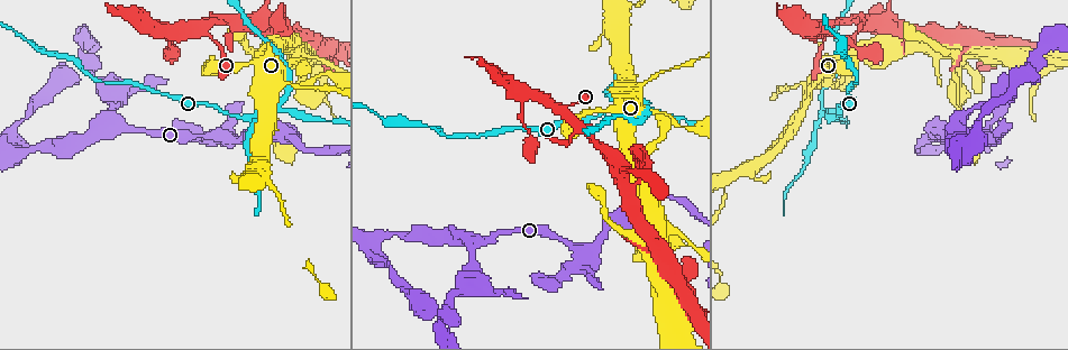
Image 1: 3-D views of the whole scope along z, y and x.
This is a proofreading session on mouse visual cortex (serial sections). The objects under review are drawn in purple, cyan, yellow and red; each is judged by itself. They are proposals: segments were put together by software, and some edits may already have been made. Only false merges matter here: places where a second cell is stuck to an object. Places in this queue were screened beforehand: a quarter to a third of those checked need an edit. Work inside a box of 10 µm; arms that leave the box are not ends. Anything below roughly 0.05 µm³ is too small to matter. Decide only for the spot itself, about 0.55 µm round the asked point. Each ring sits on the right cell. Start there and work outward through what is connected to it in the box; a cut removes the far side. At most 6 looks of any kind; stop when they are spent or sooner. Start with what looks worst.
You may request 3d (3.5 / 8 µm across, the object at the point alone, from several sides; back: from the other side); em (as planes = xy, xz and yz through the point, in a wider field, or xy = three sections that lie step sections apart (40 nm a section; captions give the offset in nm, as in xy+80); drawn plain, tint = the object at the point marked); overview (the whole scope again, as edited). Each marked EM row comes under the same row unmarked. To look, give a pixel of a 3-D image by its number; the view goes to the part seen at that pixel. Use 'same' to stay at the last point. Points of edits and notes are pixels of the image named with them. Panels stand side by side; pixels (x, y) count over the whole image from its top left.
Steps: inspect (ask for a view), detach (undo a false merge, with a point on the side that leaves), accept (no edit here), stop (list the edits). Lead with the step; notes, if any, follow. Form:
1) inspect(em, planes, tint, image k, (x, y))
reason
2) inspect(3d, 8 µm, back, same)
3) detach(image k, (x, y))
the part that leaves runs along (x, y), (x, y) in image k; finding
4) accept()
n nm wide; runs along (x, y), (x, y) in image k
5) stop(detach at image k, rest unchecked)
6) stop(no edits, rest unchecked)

inspect(3d, 3.5 µm, back, image 1, (954, 53))
three-way junction

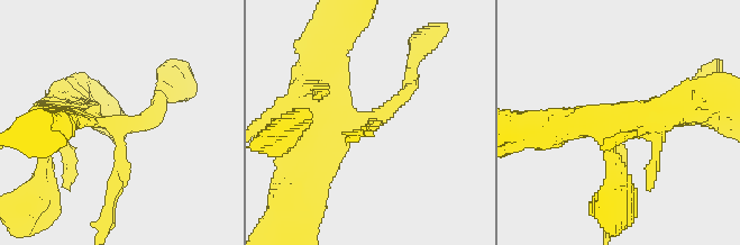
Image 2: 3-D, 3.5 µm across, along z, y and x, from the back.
inspect(em, xy, step 1, tint, image 2, (120, 129))
3 arms; arms of 150, 200, 350 nm; need the tissue

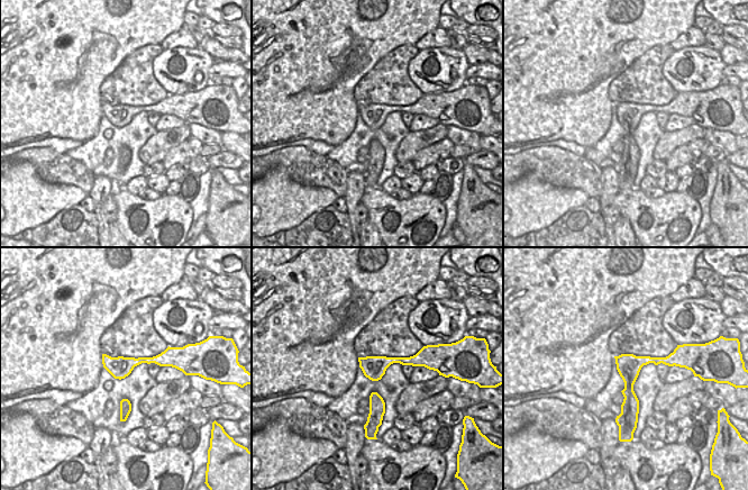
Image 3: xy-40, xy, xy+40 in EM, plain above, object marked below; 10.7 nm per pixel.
accept()
runs along (53, 117), (119, 128), (109, 200) in image 2; continuous, no second cell

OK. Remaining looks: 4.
inspect(3d, 3.5 µm, image 1, (256, 118))
three-way junction

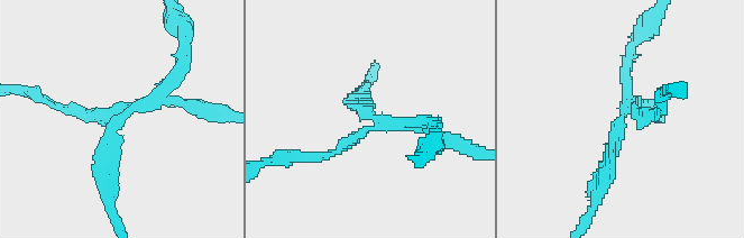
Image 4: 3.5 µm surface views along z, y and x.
detach(image 4, (111, 143))
3 arms; arms of 150, 200, 200 nm; the part that leaves runs along (147, 101), (184, 60), (177, 21) in image 4; a second cell is stuck on

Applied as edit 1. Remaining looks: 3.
inspect(overview)

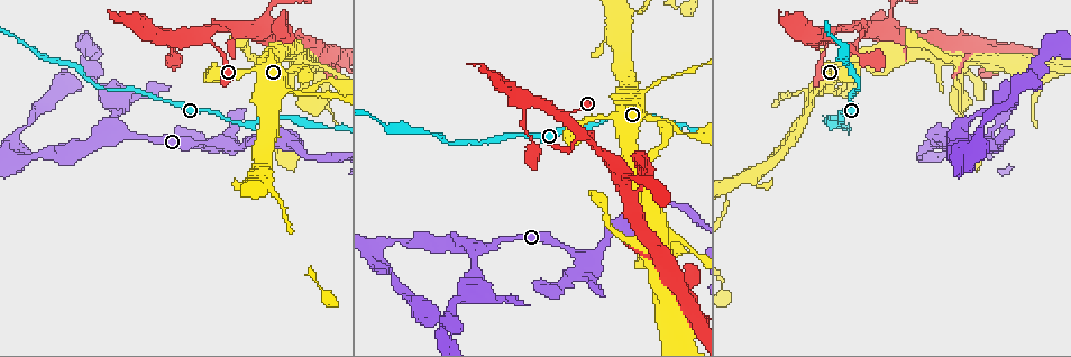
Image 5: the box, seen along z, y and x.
inspect(3d, 3.5 µm, image 5, (569, 112))
narrows sharply

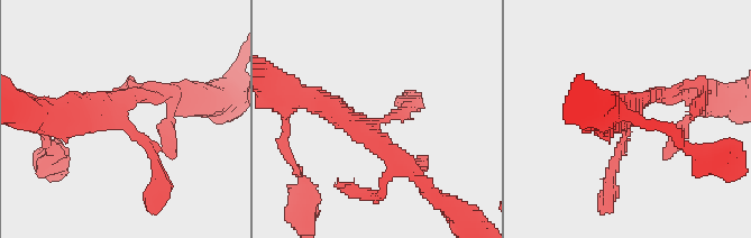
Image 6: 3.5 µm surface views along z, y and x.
inspect(em, xy, step 1, tint, image 6, (630, 124))

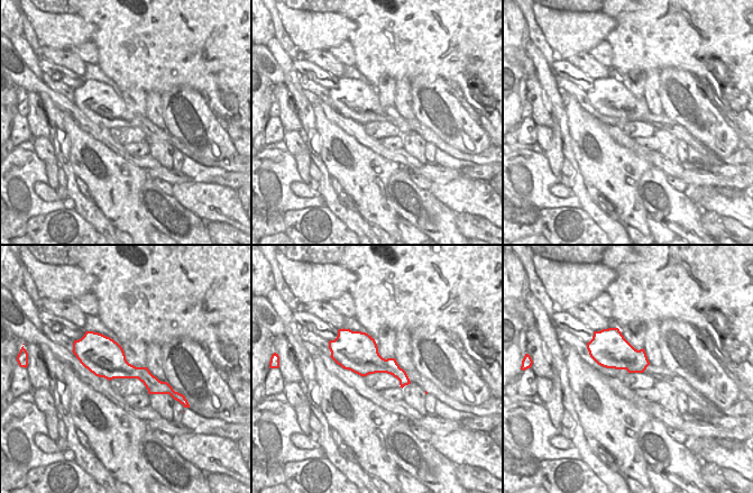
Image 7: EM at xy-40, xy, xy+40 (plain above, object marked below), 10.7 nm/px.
accept()
400 nm wide; runs along (610, 181), (638, 108), (678, 94) in image 6; all the same cell

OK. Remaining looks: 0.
stop(detach at image 4, rest unchecked)

